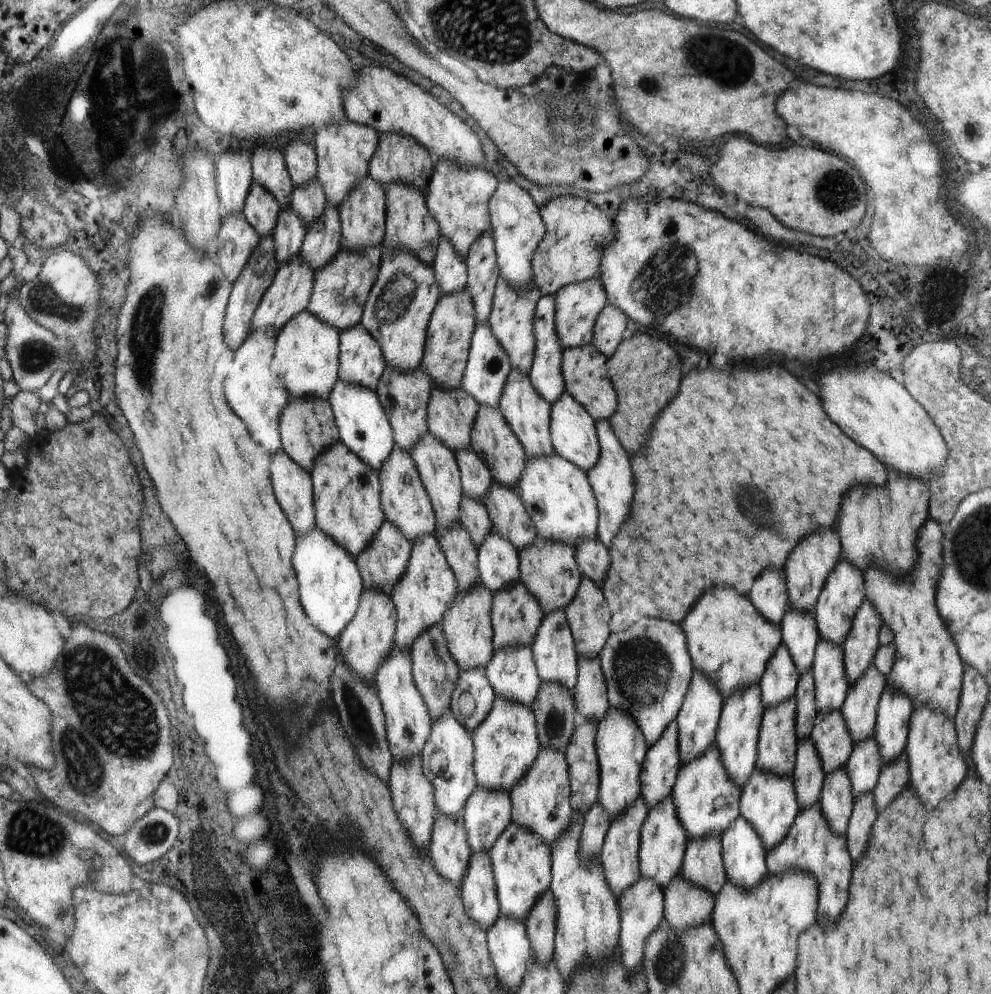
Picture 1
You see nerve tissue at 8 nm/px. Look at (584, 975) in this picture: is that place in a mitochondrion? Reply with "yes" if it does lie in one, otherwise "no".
no

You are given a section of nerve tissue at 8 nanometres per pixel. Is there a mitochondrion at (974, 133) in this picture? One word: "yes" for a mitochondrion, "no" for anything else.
yes

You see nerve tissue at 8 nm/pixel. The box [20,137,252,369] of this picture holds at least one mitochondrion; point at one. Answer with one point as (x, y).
(43, 298)

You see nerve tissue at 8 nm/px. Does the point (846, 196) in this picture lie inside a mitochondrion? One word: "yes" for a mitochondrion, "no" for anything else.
yes

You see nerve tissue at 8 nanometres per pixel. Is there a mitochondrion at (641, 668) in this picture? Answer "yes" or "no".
yes

